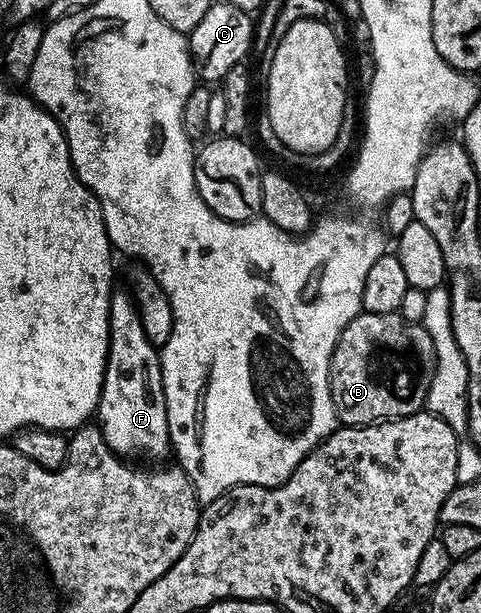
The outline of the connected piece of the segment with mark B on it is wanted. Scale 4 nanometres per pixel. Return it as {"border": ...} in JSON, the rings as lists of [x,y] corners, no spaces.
{"border":[[[362,311],[343,329],[329,362],[329,388],[338,420],[350,427],[363,427],[415,414],[426,406],[436,368],[435,345],[425,326],[408,323],[400,313]]]}

